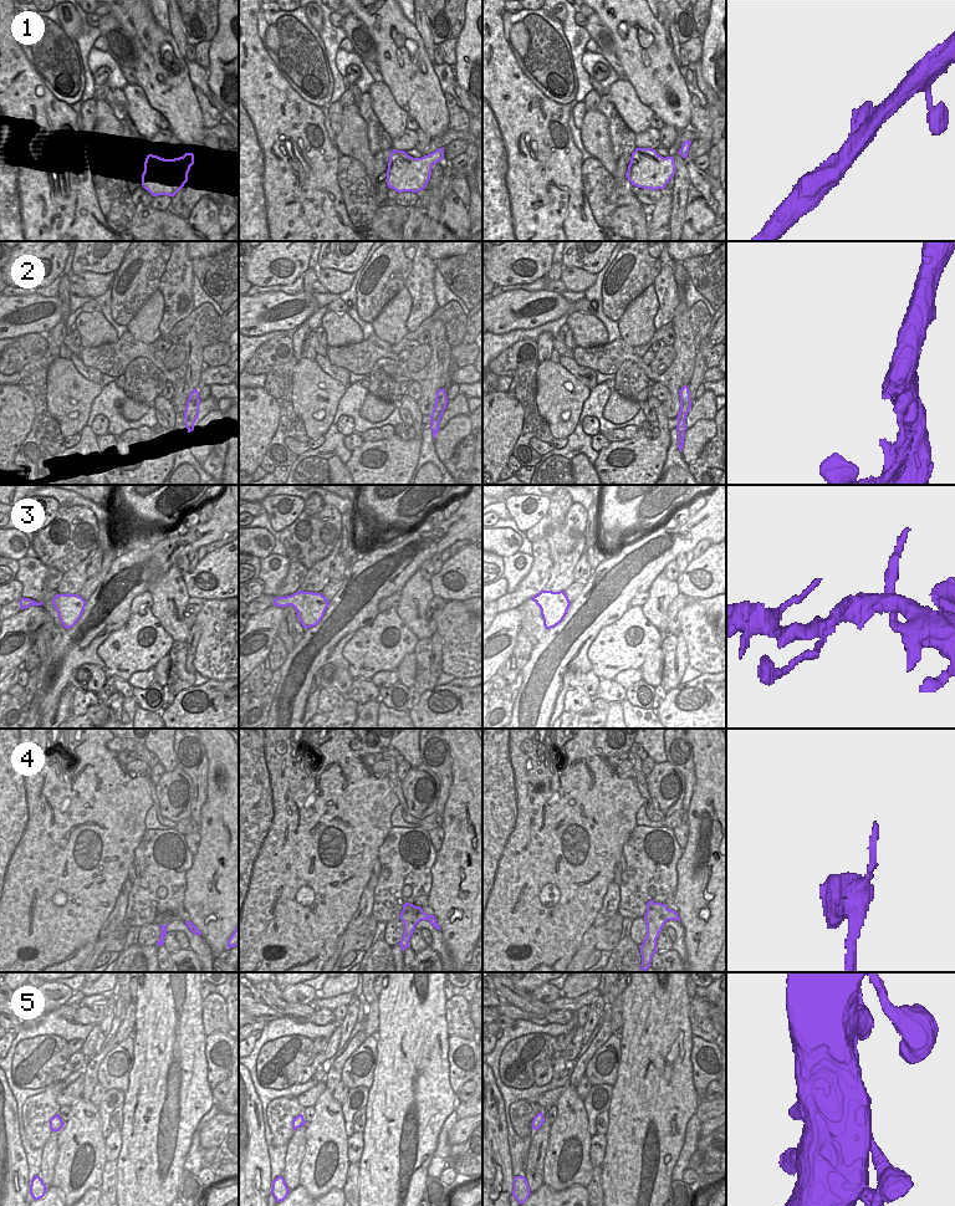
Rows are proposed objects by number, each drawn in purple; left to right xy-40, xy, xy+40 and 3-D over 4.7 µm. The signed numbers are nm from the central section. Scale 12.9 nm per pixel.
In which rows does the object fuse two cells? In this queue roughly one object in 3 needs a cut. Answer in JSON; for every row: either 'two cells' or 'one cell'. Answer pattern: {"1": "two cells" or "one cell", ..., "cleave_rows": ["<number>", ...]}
{"1": "one cell", "2": "two cells", "3": "one cell", "4": "one cell", "5": "one cell", "cleave_rows": ["2"]}

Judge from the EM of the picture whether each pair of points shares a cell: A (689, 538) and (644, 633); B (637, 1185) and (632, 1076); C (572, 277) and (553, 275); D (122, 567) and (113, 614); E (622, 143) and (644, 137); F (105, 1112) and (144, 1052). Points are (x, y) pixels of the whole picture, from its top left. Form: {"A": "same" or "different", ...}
{"A": "different", "B": "same", "C": "different", "D": "same", "E": "different", "F": "different"}

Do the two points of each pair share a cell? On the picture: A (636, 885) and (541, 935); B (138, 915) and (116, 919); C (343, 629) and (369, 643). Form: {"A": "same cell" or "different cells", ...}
{"A": "different cells", "B": "different cells", "C": "different cells"}

